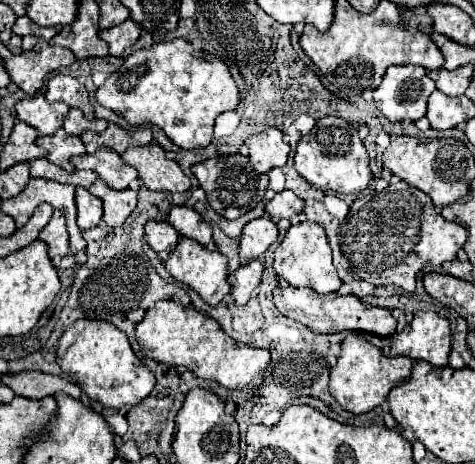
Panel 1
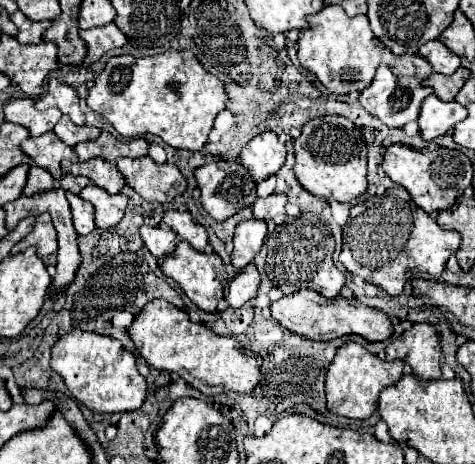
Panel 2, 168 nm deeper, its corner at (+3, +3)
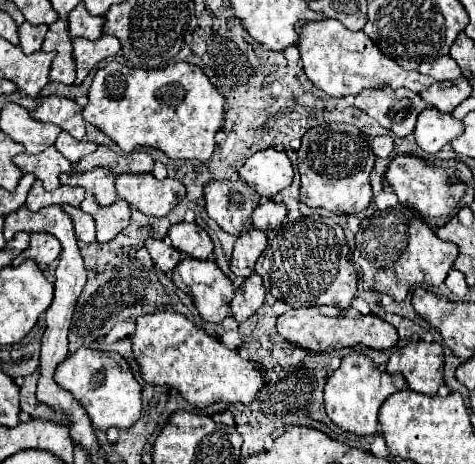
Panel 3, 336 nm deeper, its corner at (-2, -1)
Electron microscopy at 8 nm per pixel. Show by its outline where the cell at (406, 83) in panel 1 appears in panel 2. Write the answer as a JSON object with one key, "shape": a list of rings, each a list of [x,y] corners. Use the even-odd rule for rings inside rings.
{"shape":[[[380,65],[372,85],[360,93],[360,103],[370,115],[378,117],[388,127],[404,127],[408,121],[418,119],[420,105],[430,93],[432,89],[424,87],[416,77],[396,77],[386,65]]]}

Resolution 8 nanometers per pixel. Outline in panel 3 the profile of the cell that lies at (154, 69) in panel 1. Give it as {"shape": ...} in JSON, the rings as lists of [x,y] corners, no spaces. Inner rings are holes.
{"shape":[[[111,61],[107,67],[99,69],[91,87],[89,87],[89,103],[83,109],[83,117],[87,123],[103,131],[121,151],[131,153],[137,147],[155,147],[163,151],[169,159],[199,159],[209,161],[215,151],[215,133],[223,125],[223,105],[225,99],[211,85],[207,75],[189,63],[175,63],[165,69],[133,69],[125,67],[117,61]]]}

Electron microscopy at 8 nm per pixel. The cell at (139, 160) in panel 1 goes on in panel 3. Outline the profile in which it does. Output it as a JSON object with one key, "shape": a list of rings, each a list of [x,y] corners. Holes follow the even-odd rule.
{"shape":[[[151,173],[119,175],[115,181],[117,195],[131,207],[139,209],[149,217],[163,217],[177,207],[185,197],[185,187],[177,179],[155,179]]]}

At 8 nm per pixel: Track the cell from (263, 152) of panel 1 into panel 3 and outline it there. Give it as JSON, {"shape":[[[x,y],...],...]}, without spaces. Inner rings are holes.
{"shape":[[[269,147],[251,155],[239,169],[239,177],[249,187],[253,187],[263,199],[271,199],[273,195],[291,185],[293,167],[285,151]]]}

